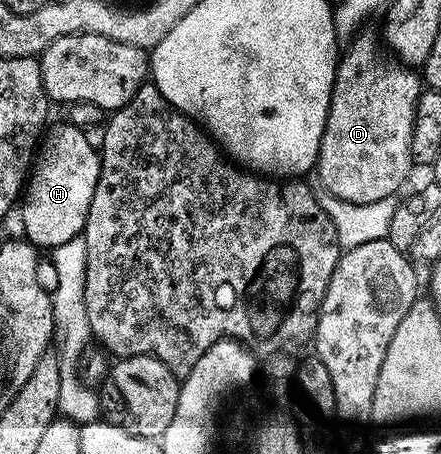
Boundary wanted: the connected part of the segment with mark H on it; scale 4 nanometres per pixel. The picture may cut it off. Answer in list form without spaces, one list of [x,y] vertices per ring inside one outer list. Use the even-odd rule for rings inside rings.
[[[63,121],[56,127],[48,126],[42,136],[41,150],[36,152],[19,207],[24,236],[36,245],[41,243],[41,225],[69,225],[79,229],[87,219],[100,167],[100,152],[95,143],[87,140],[87,135],[84,128]]]

